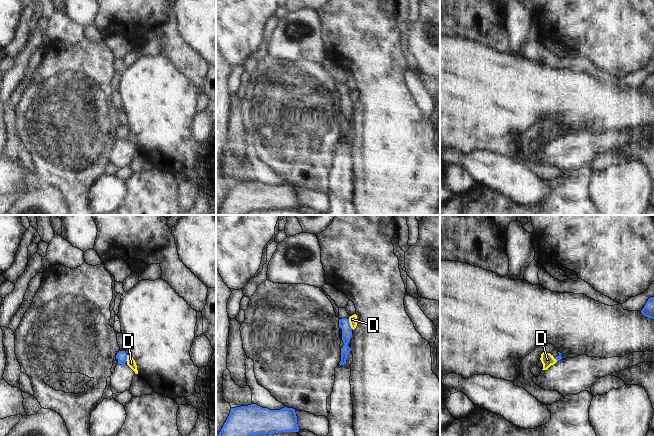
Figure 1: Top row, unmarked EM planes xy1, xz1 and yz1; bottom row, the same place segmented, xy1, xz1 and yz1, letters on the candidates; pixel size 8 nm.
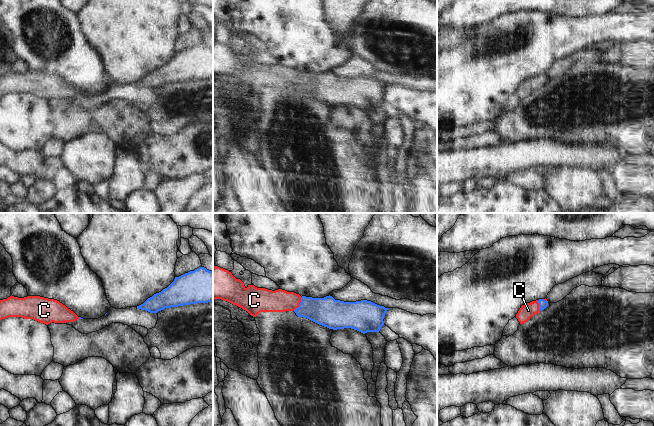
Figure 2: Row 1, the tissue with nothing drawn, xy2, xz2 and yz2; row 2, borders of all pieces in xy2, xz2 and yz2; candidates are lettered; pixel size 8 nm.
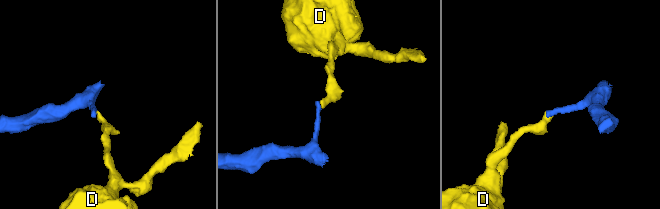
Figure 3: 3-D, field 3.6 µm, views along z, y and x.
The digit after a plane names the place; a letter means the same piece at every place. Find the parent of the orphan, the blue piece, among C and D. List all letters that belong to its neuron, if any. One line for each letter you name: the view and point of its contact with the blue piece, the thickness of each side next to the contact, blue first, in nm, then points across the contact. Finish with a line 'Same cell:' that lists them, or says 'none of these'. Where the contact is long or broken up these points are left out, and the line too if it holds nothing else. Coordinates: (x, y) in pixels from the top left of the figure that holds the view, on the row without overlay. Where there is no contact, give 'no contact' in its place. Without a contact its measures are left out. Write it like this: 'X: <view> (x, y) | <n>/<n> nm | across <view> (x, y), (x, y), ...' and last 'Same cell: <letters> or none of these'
C: xz2 (299, 80) | 240/180 nm | across xz2 (328, 88), (304, 83), (299, 80), (279, 76)
Same cell: C

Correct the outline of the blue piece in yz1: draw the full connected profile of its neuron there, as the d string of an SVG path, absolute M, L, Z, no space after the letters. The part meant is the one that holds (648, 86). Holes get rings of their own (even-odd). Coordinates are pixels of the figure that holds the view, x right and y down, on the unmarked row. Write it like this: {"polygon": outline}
{"polygon": "M654 73L648 75L641 89L648 94L654 95Z"}

